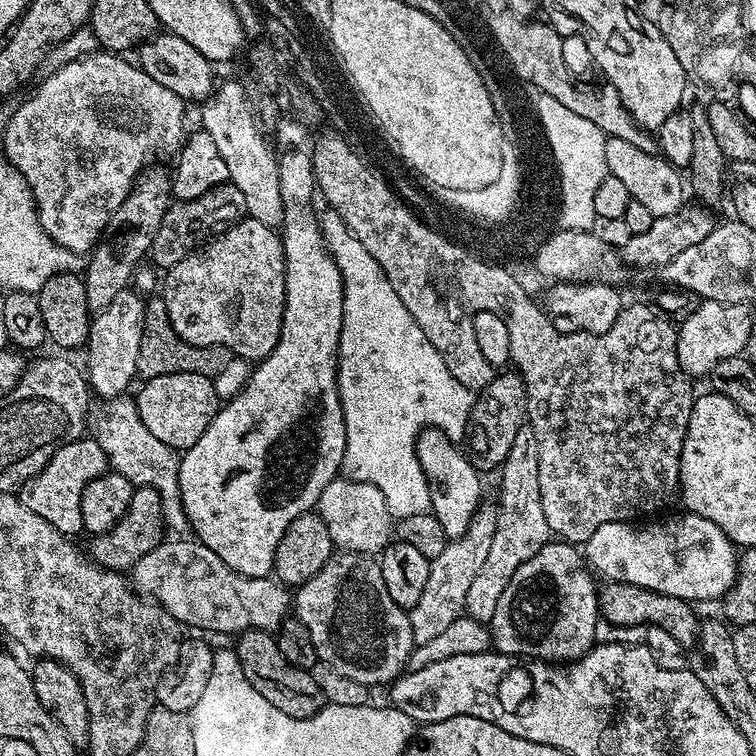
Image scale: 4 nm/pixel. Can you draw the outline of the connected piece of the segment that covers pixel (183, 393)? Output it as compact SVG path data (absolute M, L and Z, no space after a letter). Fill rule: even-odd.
M162 374L158 378L150 378L139 385L140 393L134 396L138 418L161 442L177 450L194 446L202 434L206 434L206 426L220 411L222 401L216 392L213 377L202 374Z

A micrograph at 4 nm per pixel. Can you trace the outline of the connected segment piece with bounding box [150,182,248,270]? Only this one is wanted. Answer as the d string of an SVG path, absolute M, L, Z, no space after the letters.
M231 182L214 186L214 190L208 190L202 198L169 203L162 218L162 226L158 234L154 234L150 253L150 260L153 260L151 263L157 269L161 268L160 270L172 268L178 262L182 262L182 258L186 258L201 247L202 242L207 241L217 230L229 224L236 224L247 216L246 197L243 196L242 190L238 190L238 186L234 186Z

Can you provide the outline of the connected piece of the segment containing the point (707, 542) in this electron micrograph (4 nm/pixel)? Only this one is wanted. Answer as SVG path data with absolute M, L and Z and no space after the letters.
M689 512L646 526L631 521L598 526L582 546L585 561L611 583L638 585L689 602L721 599L736 580L738 552L722 530Z

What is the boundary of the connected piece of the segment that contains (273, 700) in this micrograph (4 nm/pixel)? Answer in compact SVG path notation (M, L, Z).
M250 630L249 632L239 633L237 644L234 644L234 651L238 662L242 666L242 674L246 674L246 682L270 702L270 706L278 706L282 714L286 714L295 720L310 718L318 714L325 706L322 690L318 690L318 684L314 682L311 671L298 666L290 666L286 658L276 645L276 637L271 632L262 630Z

